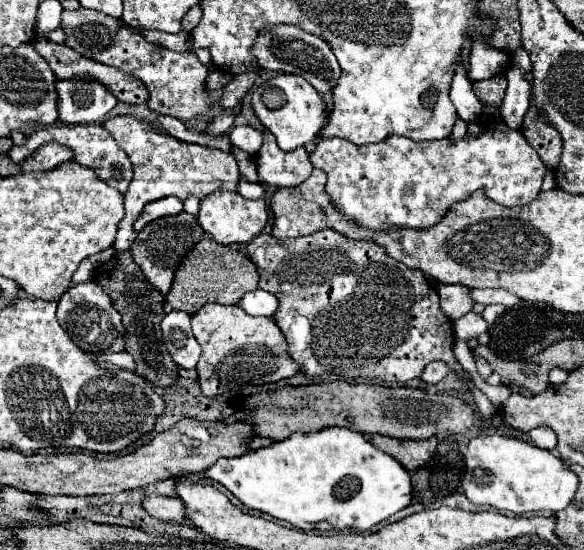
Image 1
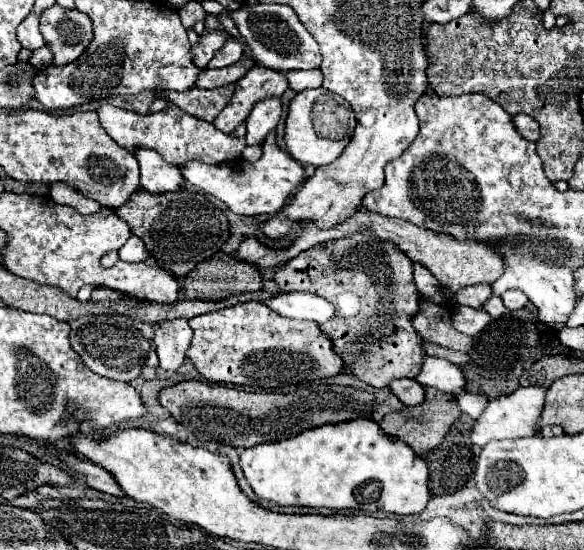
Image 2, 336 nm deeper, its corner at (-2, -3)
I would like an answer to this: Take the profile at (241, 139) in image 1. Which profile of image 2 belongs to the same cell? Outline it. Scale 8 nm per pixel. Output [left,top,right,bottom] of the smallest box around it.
[246,98,282,146]

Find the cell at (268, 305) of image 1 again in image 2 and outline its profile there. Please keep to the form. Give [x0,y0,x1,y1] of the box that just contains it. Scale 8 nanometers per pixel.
[264,292,334,324]

